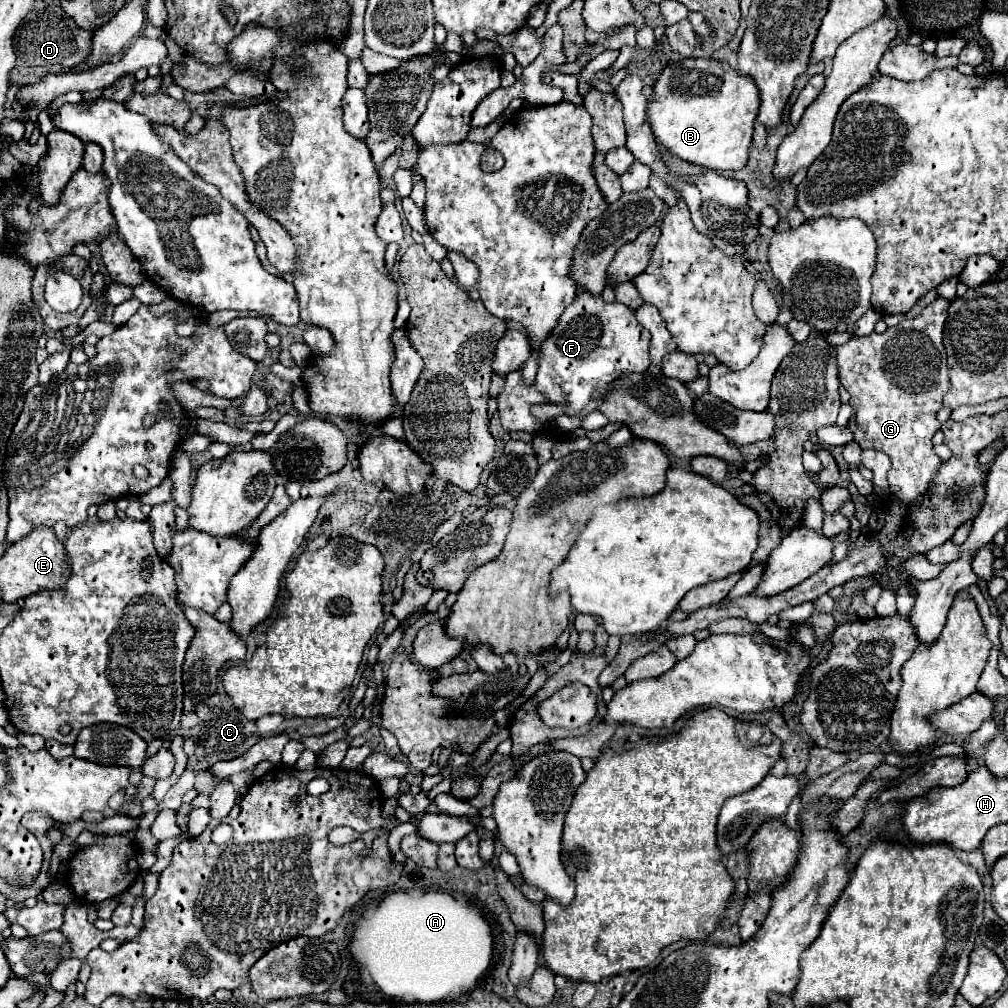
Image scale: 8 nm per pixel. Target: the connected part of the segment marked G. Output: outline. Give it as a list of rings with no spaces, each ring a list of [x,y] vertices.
[[[937,298],[913,320],[903,320],[899,326],[887,328],[883,334],[873,332],[863,338],[853,336],[847,344],[835,346],[839,382],[851,394],[849,404],[853,408],[853,414],[849,418],[849,430],[853,432],[853,440],[863,450],[881,450],[891,458],[893,468],[889,470],[889,492],[909,508],[921,504],[923,496],[929,492],[933,474],[941,466],[939,456],[933,452],[931,436],[941,428],[937,412],[943,404],[945,392],[949,392],[951,386],[947,356],[943,348],[943,326],[947,320],[947,308],[949,302],[945,298]]]

